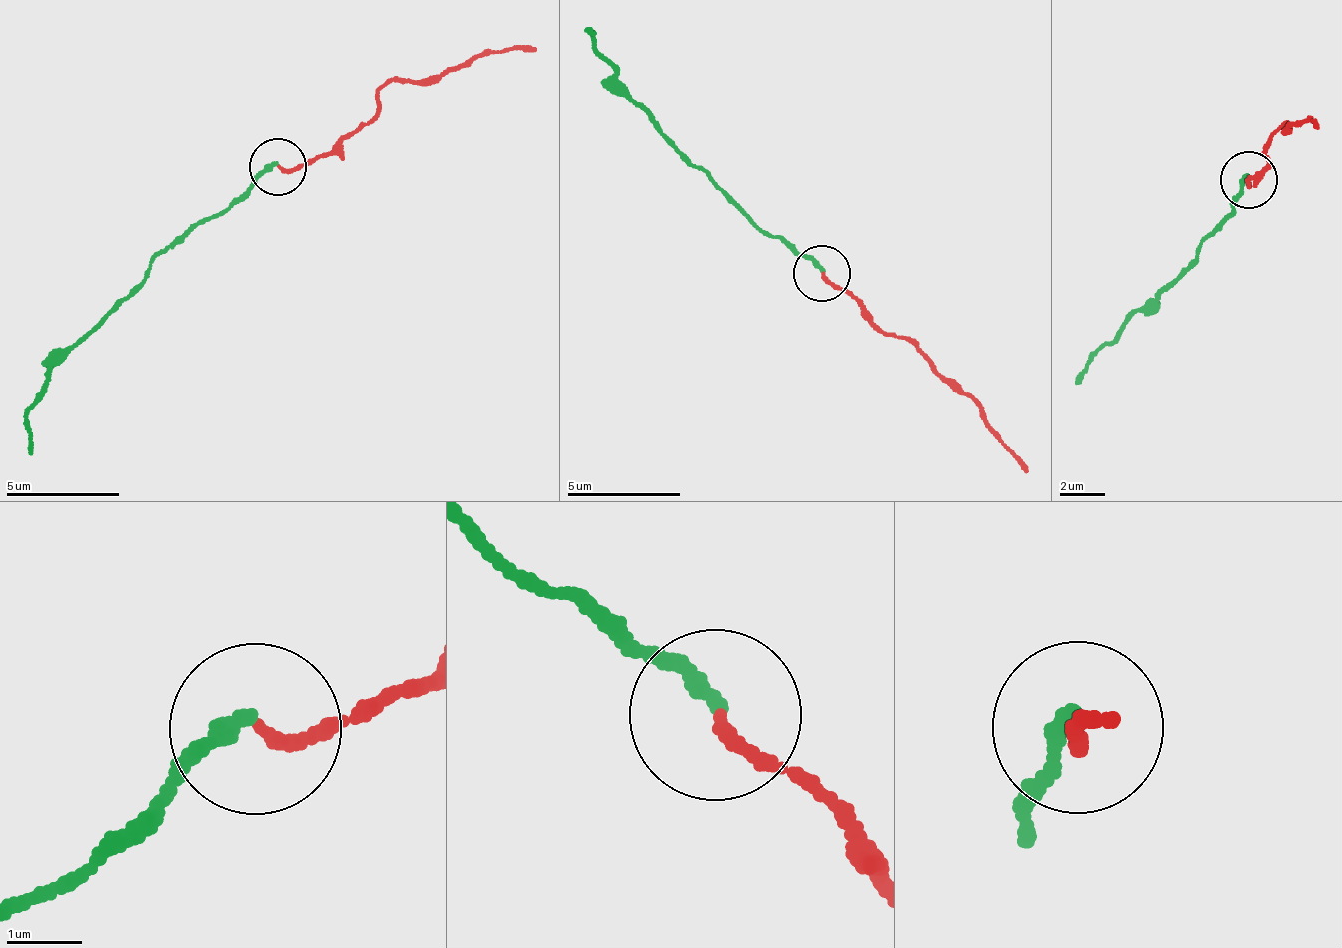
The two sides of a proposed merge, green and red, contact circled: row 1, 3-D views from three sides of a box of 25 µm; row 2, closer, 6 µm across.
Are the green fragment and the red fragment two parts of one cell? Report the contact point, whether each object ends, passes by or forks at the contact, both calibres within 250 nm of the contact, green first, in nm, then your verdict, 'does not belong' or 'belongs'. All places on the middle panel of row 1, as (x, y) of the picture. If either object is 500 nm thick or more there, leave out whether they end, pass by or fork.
place (821, 273); green ends; red ends; calibres 200 and 150 nm; belongs

